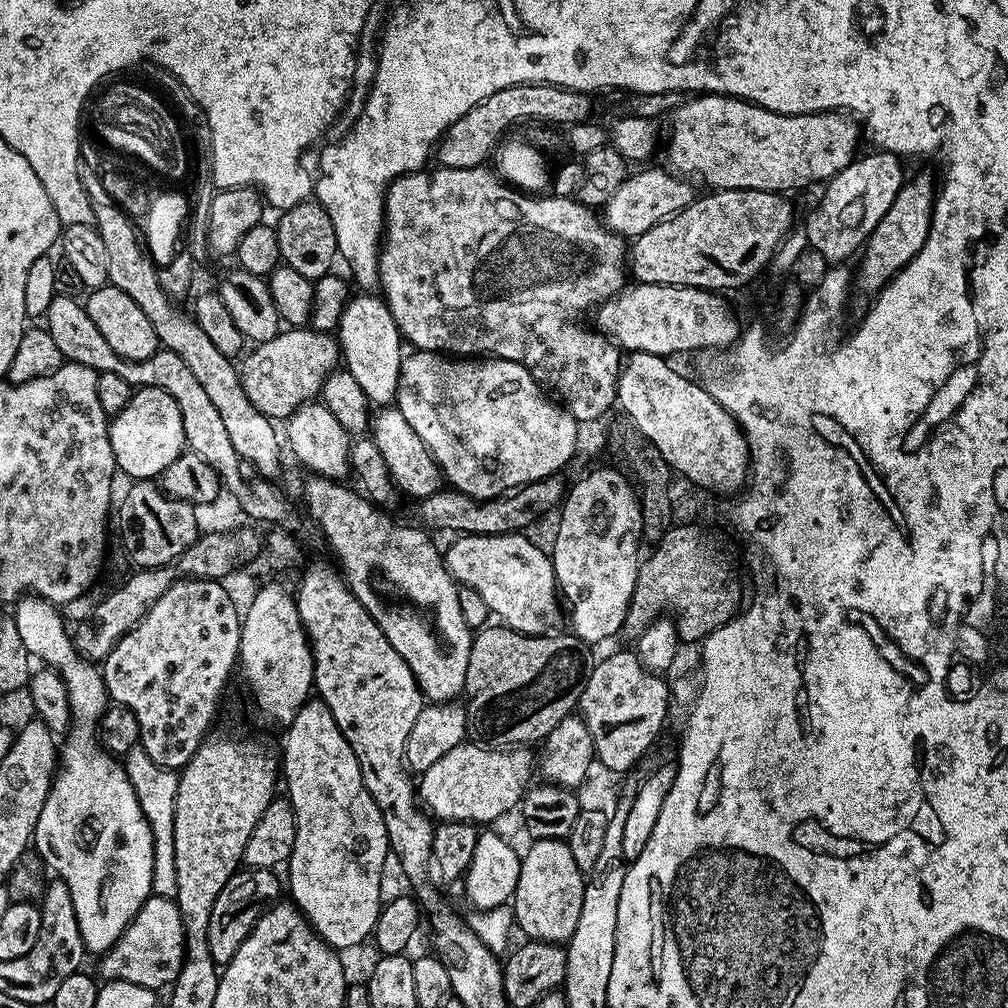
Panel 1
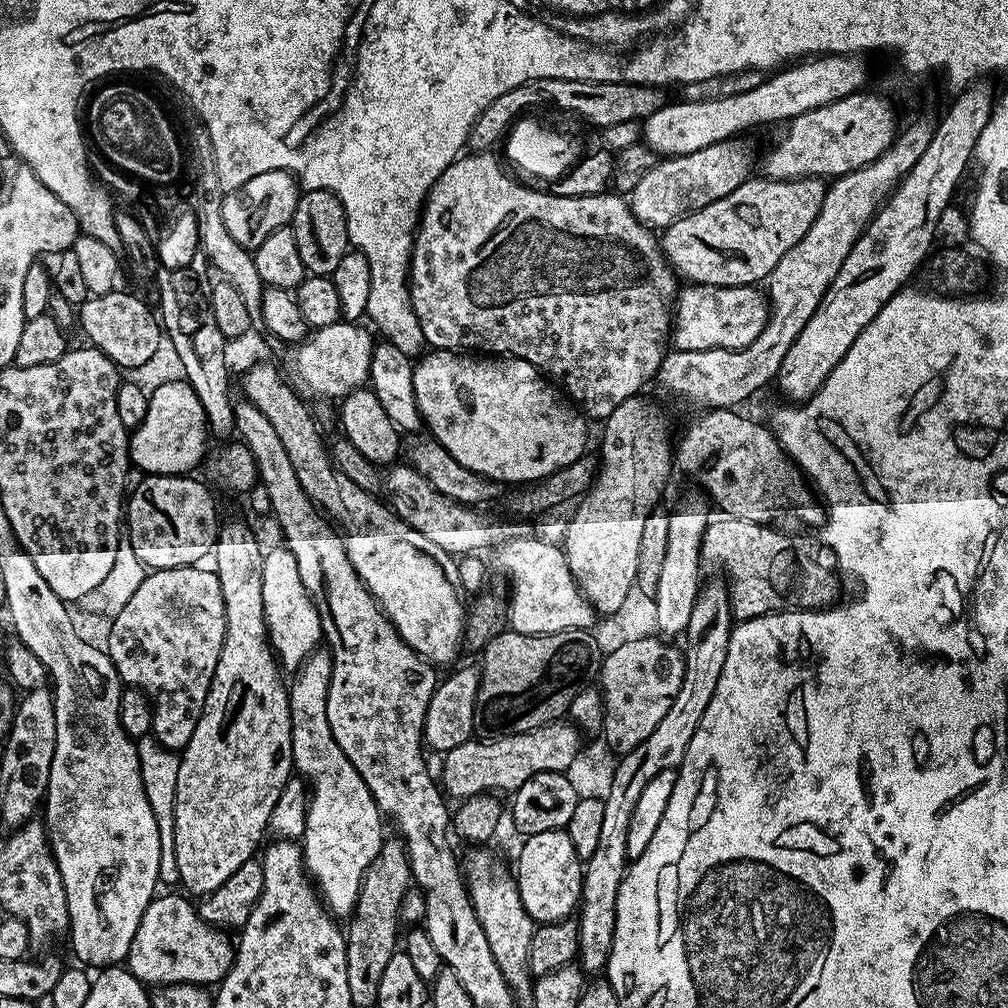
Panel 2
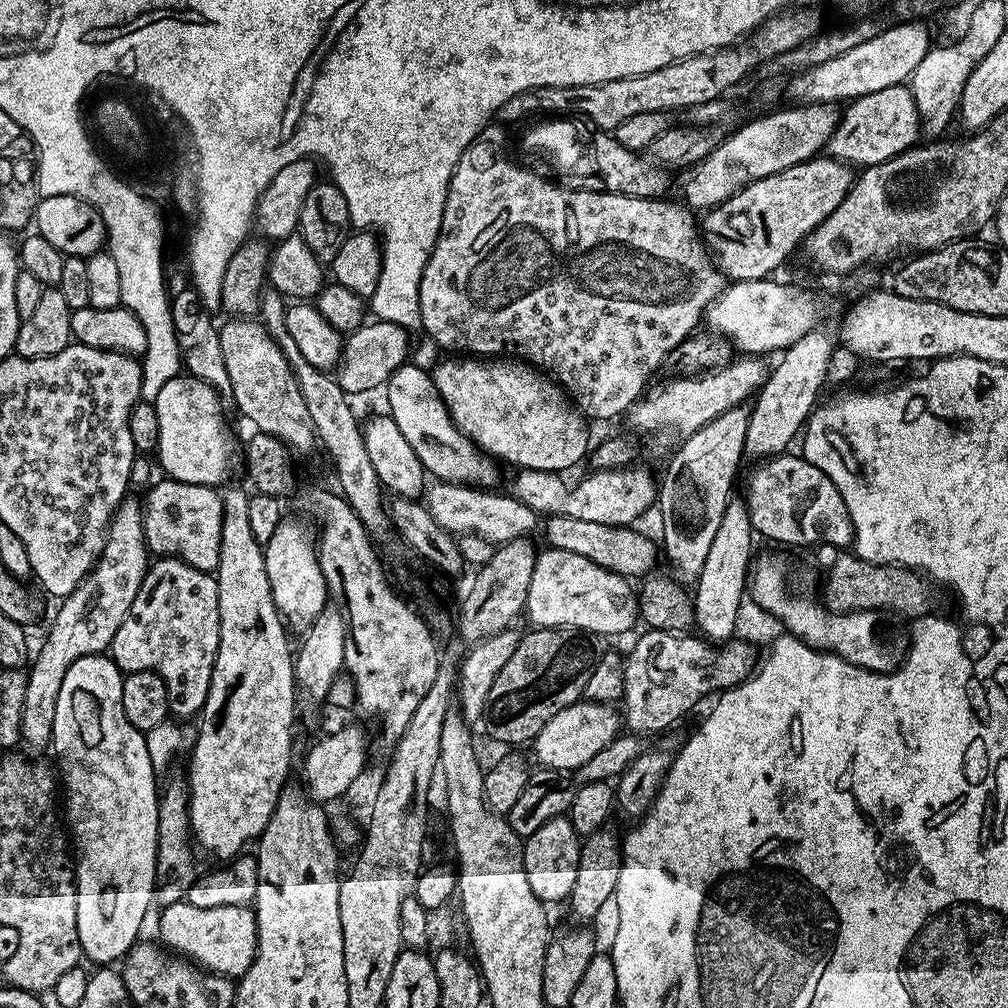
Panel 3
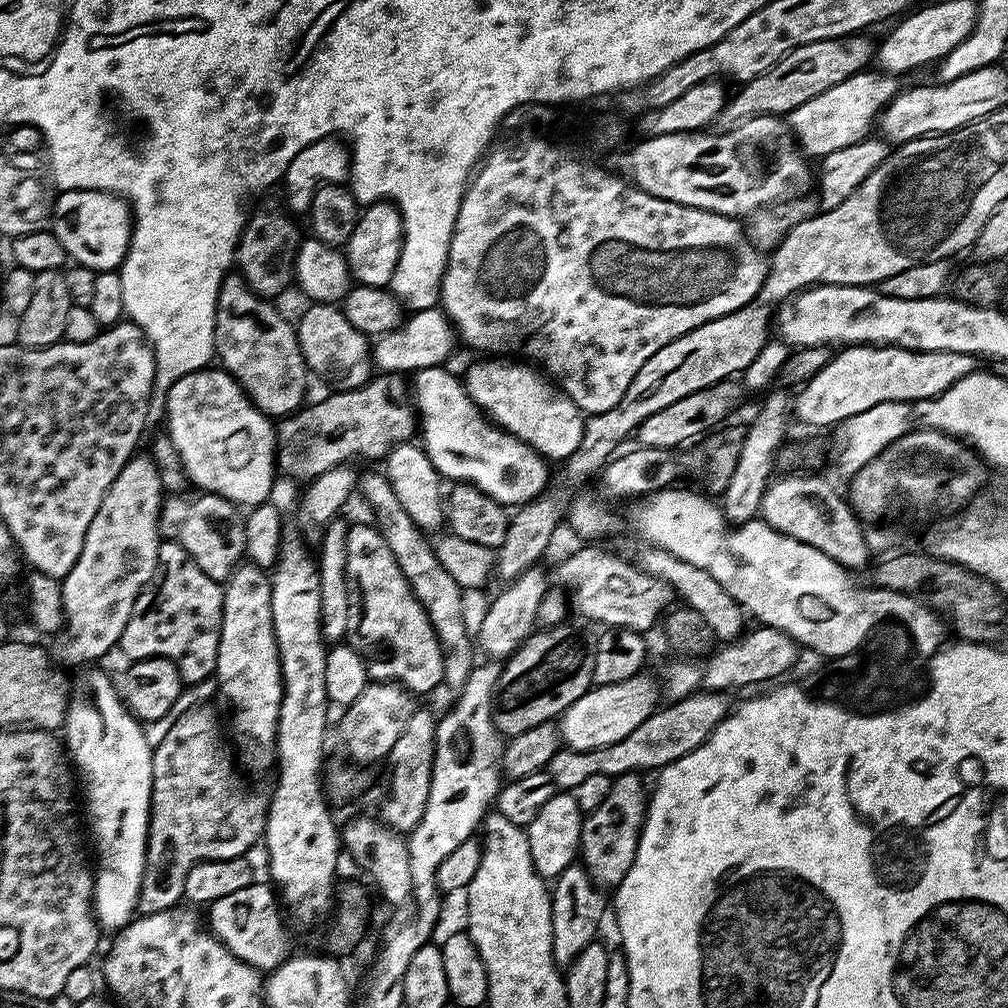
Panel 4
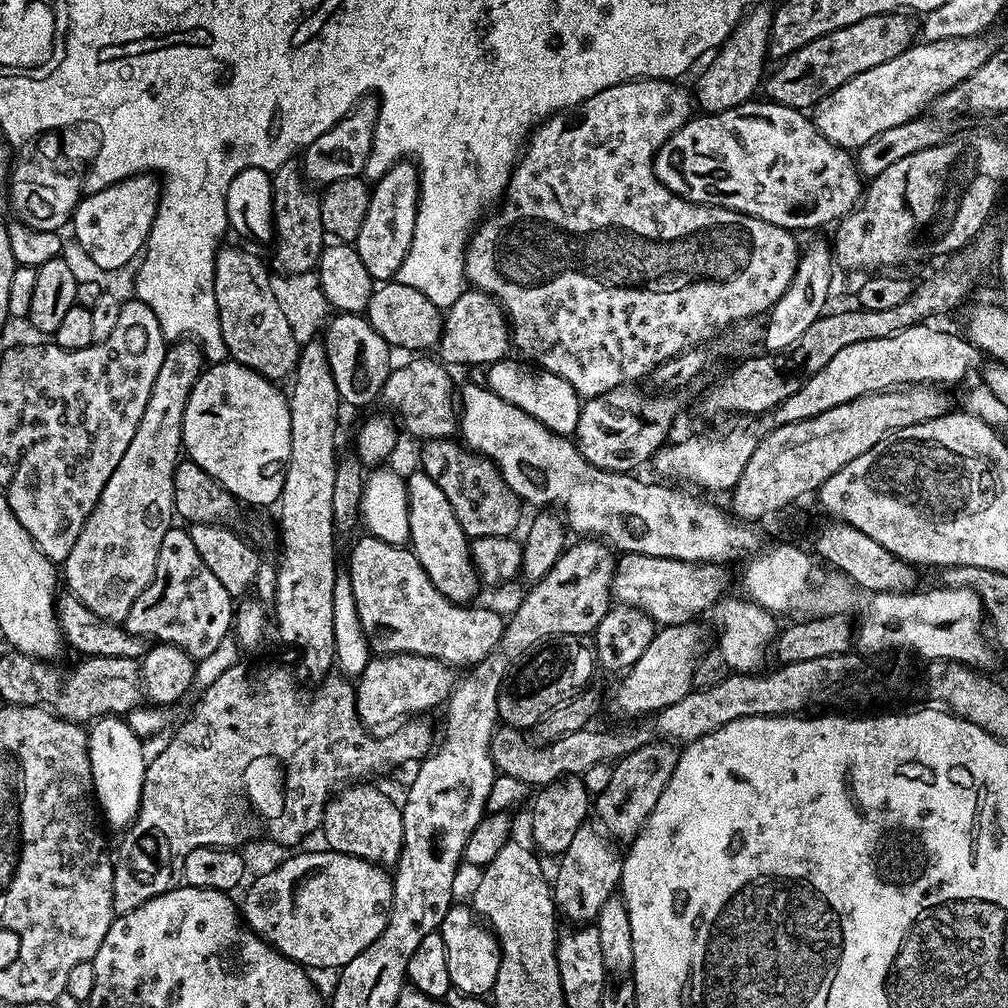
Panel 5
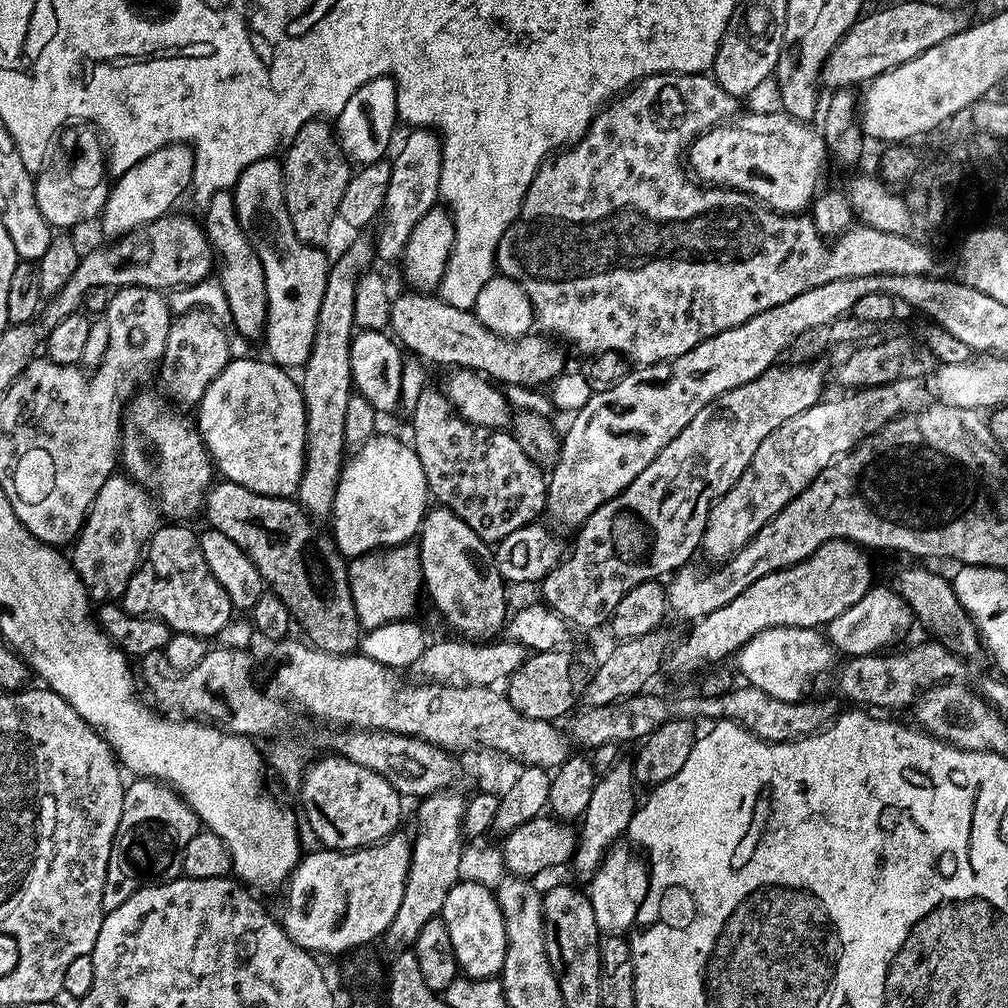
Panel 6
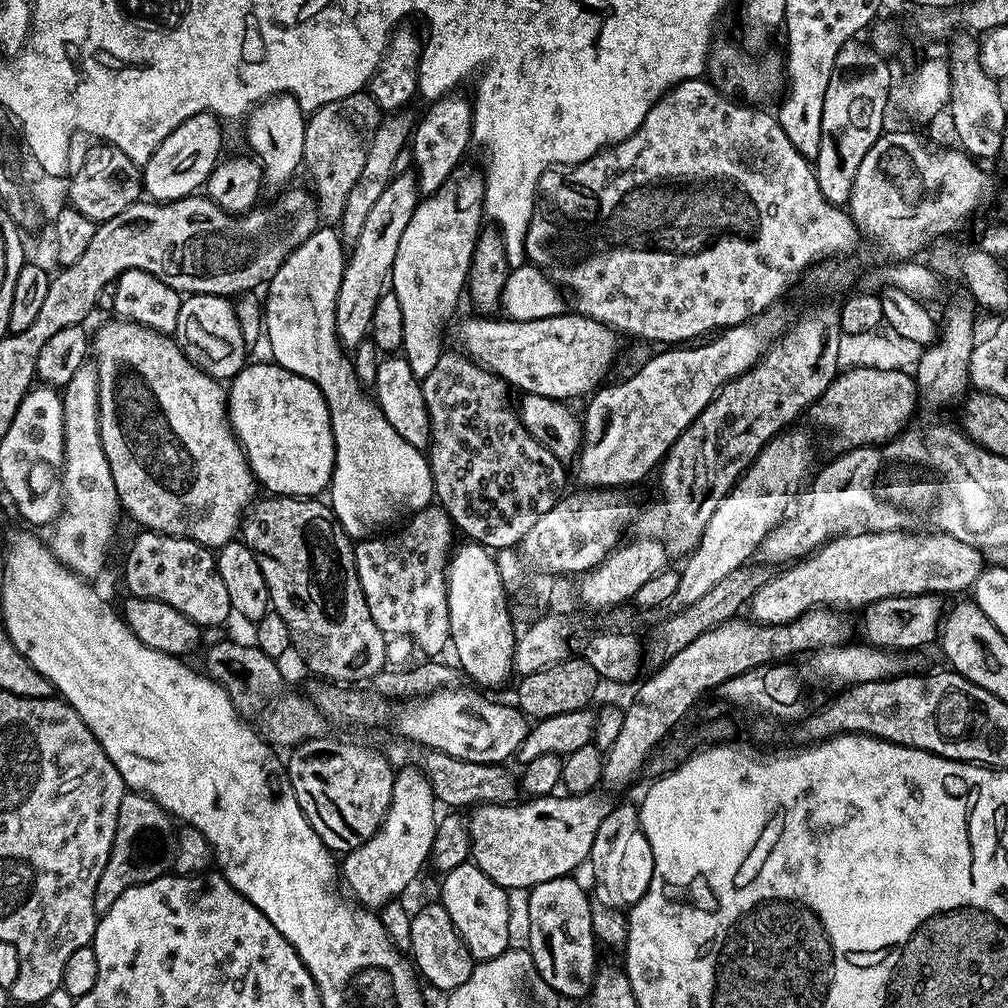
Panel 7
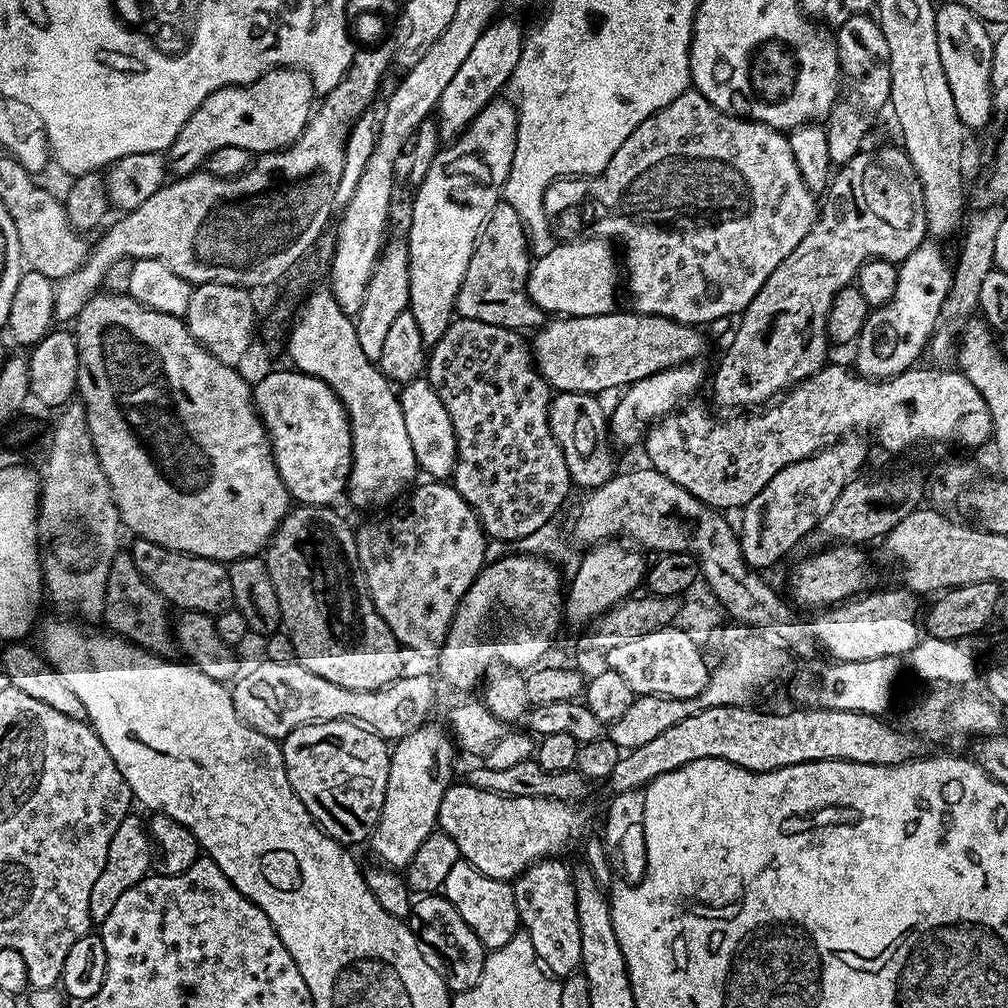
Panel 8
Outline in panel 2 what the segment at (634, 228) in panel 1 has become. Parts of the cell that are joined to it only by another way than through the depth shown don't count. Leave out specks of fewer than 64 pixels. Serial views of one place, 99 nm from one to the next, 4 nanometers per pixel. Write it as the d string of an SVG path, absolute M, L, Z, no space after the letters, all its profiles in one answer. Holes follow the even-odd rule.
M735 139L723 140L706 150L694 150L694 154L669 156L661 159L646 174L642 182L634 186L630 194L632 212L643 223L653 230L669 228L678 218L726 198L730 190L738 190L742 182L753 175L752 156L744 144L736 144Z

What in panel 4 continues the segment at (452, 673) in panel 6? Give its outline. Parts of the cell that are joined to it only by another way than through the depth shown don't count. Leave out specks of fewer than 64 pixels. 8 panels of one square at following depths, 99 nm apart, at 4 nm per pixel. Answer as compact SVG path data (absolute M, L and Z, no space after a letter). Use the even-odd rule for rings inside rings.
M369 682L362 694L340 713L340 729L335 729L334 736L340 739L349 761L360 766L372 766L375 760L383 761L391 754L391 747L401 737L410 721L410 716L418 709L413 693L400 687L395 682Z

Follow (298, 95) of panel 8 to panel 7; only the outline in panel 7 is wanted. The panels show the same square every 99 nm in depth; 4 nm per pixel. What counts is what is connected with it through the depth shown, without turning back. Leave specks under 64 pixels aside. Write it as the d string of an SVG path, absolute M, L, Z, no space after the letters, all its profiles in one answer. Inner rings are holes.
M271 96L261 104L256 105L246 117L248 124L248 144L253 148L264 169L264 179L268 184L287 185L292 175L295 174L304 162L304 126L306 113L300 109L293 96ZM199 112L186 118L186 122L182 122L182 126L178 126L170 134L166 134L164 141L142 166L143 195L152 202L167 202L181 200L203 189L221 155L220 143L224 136L220 133L220 127L221 121L213 113Z

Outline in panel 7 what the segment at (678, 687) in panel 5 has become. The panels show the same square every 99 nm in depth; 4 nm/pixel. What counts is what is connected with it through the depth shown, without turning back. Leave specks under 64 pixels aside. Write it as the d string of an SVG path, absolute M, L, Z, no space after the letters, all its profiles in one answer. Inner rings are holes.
M857 532L855 534L845 534L829 540L816 551L812 552L807 558L793 563L785 570L777 571L780 572L777 576L776 573L769 575L766 586L762 586L752 596L750 601L752 613L750 613L750 616L757 624L785 624L794 618L798 618L802 614L806 614L811 608L831 608L833 610L857 608L857 610L860 610L869 604L878 602L882 598L890 598L891 596L927 596L929 594L945 594L944 592L960 592L956 594L964 594L975 584L976 579L980 577L980 573L984 571L985 567L986 561L984 556L977 548L966 546L964 542L958 542L956 538L950 538L941 532L934 532L931 534L917 534L914 532Z

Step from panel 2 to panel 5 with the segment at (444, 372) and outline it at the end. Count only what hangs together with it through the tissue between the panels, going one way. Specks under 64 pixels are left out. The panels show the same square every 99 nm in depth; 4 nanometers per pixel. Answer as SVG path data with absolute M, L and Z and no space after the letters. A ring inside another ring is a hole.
M505 358L487 365L487 387L491 388L498 398L518 406L518 410L530 414L530 418L542 422L542 426L546 426L550 431L558 433L559 436L571 437L578 426L582 407L582 398L574 390L574 386L558 378L558 374L545 372L543 368L533 366L520 358L512 359Z

